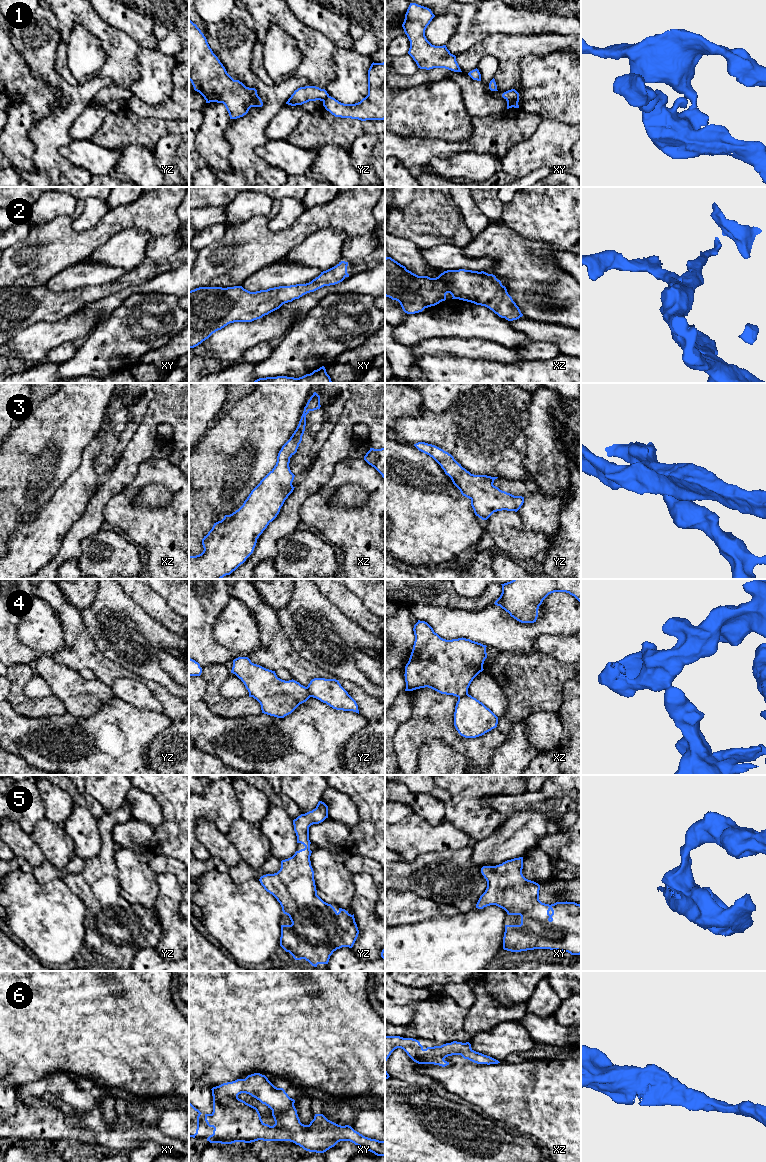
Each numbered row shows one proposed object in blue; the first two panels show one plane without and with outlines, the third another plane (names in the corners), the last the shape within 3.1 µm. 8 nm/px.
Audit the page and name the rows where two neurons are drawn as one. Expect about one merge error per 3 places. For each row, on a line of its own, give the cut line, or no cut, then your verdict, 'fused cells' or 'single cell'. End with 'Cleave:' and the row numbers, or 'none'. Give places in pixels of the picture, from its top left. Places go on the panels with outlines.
1: xy (518, 96), (506, 100) | fused cells
2: no cut | single cell
3: no cut | single cell
4: yz (305, 687), (310, 696) | fused cells
5: no cut | single cell
6: no cut | single cell
Cleave: 1, 4

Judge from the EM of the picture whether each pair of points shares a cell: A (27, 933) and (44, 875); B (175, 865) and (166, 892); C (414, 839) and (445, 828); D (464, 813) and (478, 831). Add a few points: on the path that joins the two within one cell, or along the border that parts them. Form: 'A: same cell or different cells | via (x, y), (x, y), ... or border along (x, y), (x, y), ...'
A: different cells | border along (62, 879), (54, 879), (46, 885), (37, 882)
B: different cells | border along (157, 874), (171, 872), (178, 883)
C: same cell | via (422, 838), (435, 838), (437, 836)
D: same cell | via (468, 817), (478, 827)

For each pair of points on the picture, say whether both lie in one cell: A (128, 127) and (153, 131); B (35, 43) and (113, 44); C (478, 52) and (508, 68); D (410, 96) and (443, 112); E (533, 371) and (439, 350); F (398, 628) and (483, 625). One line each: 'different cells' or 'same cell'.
A: same cell
B: different cells
C: same cell
D: same cell
E: different cells
F: different cells

